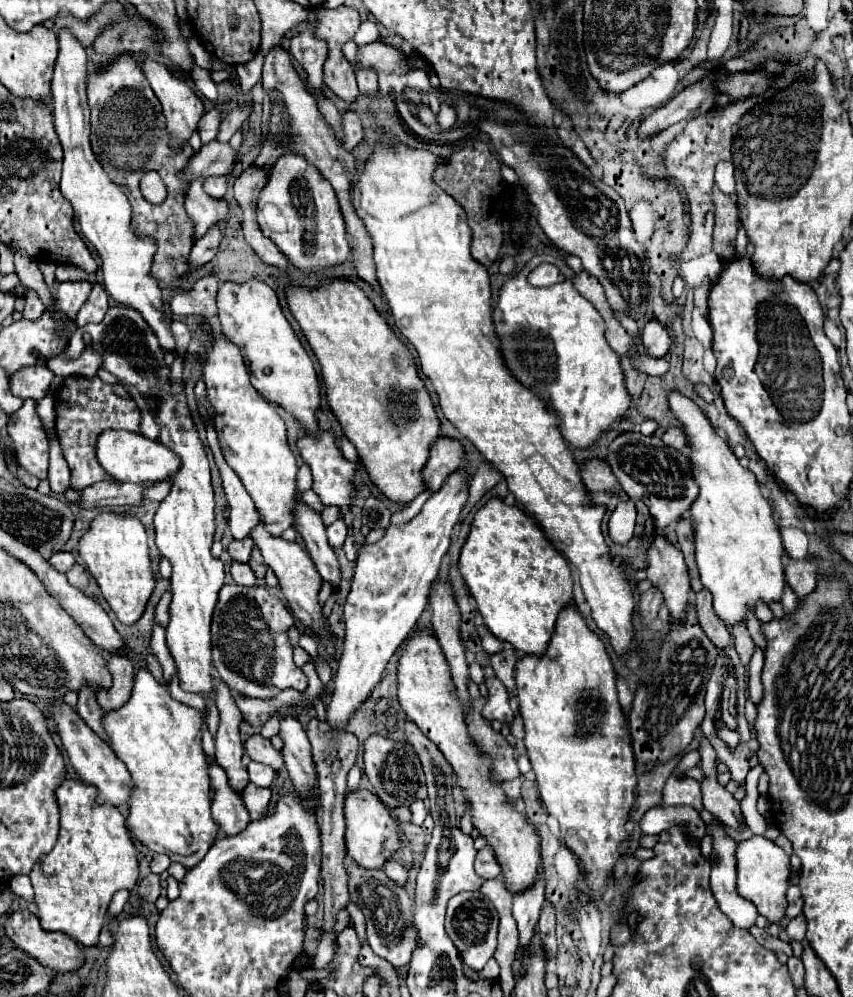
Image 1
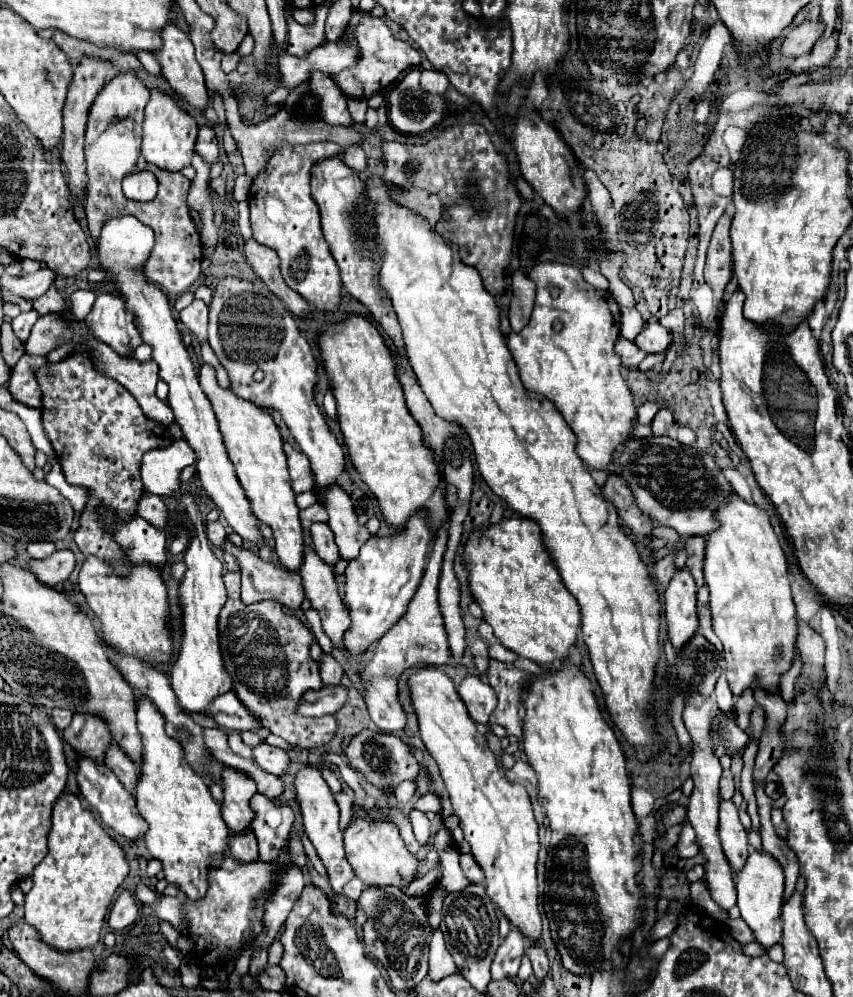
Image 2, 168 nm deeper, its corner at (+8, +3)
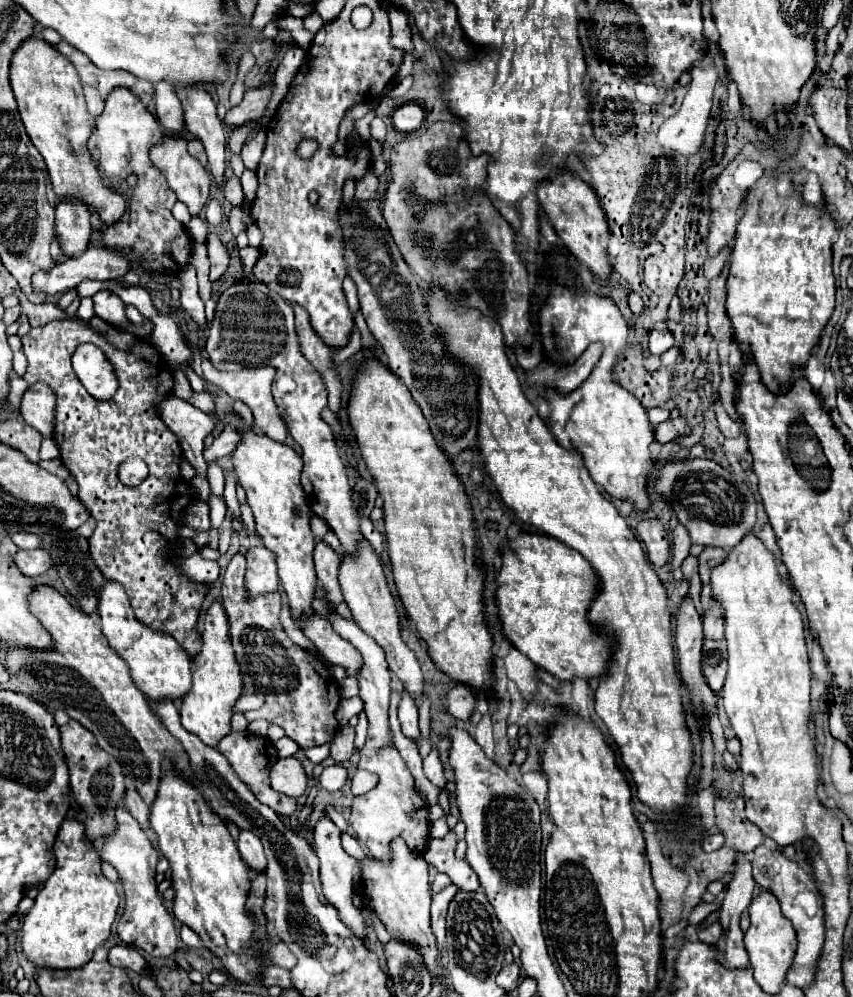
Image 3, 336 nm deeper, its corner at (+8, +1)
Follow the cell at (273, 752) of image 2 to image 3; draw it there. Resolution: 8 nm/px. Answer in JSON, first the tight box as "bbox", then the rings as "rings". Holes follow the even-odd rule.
{"bbox":[271,756,307,798],"rings":[[[293,756],[279,758],[279,762],[271,770],[271,786],[279,794],[287,794],[289,798],[301,798],[307,790],[307,774],[301,762]]]}

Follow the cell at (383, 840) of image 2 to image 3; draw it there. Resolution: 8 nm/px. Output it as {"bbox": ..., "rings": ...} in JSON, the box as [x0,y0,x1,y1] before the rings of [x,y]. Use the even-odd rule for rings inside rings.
{"bbox":[361,838,445,978],"rings":[[[401,838],[393,840],[391,852],[393,852],[393,860],[387,866],[385,862],[375,858],[367,858],[361,862],[365,892],[369,892],[369,902],[377,918],[381,920],[381,924],[391,934],[391,938],[415,946],[429,974],[433,978],[441,978],[445,970],[439,964],[439,946],[437,946],[437,938],[431,932],[431,916],[429,916],[431,884],[427,874],[427,862],[423,860],[423,856],[415,856],[413,852],[409,852],[409,848]]]}

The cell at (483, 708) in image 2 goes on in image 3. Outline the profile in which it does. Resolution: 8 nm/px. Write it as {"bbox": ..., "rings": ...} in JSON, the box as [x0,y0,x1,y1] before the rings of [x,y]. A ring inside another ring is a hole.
{"bbox":[443,684,475,720],"rings":[[[463,684],[453,686],[443,698],[443,708],[457,720],[467,720],[475,708],[475,694]]]}

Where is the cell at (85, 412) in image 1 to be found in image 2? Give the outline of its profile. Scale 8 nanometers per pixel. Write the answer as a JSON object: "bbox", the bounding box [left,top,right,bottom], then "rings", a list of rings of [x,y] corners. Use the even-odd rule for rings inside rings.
{"bbox":[37,350,173,562],"rings":[[[85,350],[73,352],[57,364],[61,364],[59,370],[55,370],[55,364],[37,370],[43,392],[43,428],[55,448],[65,480],[69,484],[87,486],[93,492],[91,506],[79,518],[75,544],[85,556],[93,554],[115,562],[123,558],[121,546],[105,534],[95,508],[105,506],[121,518],[133,516],[137,500],[143,494],[139,478],[141,456],[147,450],[167,446],[173,440],[167,428],[143,416],[143,410],[127,388],[95,370]]]}

